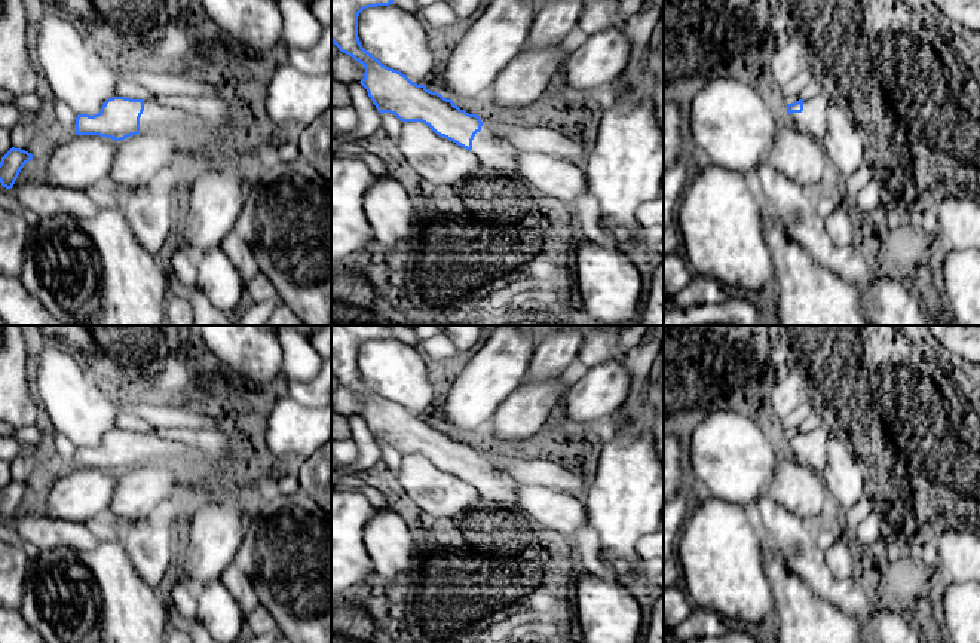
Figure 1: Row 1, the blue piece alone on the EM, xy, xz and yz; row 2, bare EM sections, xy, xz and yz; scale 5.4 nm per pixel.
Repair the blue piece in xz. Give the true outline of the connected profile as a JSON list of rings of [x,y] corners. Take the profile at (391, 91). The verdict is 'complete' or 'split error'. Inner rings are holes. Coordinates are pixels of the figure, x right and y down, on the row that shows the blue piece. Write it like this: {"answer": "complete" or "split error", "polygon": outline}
{"answer": "split error", "polygon": [[[331,0],[331,42],[364,65],[365,73],[359,83],[377,111],[395,114],[401,122],[422,122],[437,135],[472,151],[484,172],[518,178],[520,150],[506,137],[497,135],[480,116],[460,110],[451,99],[383,65],[362,48],[358,37],[359,13],[389,4],[393,0]]]}

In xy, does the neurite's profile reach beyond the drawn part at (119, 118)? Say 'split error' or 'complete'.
split error

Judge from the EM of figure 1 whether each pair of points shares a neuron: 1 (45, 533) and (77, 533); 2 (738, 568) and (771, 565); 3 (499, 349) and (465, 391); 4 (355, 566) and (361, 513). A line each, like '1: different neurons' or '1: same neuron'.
1: same neuron
2: different neurons
3: same neuron
4: same neuron

